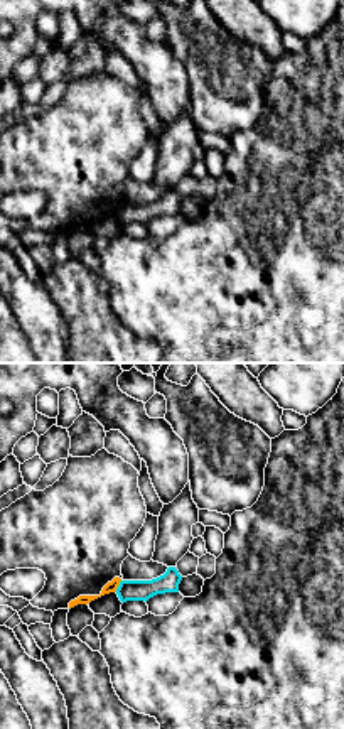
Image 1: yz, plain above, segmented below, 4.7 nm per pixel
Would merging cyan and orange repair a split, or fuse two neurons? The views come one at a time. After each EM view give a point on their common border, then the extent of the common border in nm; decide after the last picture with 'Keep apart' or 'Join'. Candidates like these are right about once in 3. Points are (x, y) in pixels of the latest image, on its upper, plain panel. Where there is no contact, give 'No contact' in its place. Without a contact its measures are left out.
Touches cyan at (118, 208). Shared border 70 nm

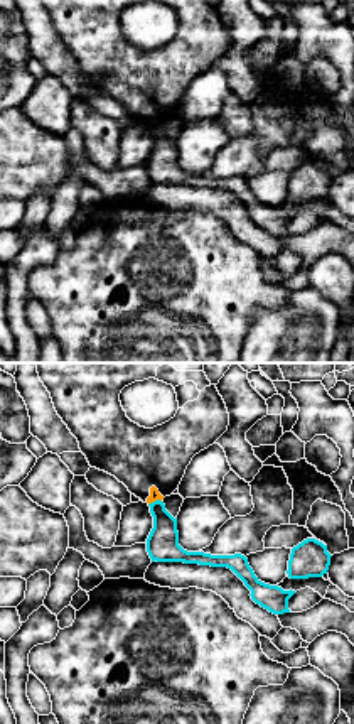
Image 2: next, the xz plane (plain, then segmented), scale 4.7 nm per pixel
Touches cyan at (154, 124). Shared border 70 nm

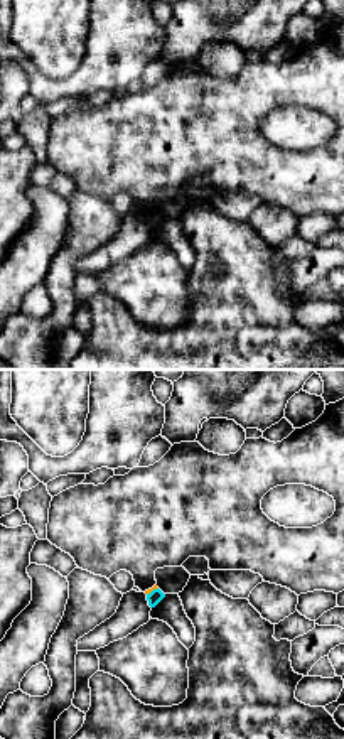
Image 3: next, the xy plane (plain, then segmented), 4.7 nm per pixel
Touches cyan at (154, 211). Shared border 70 nm

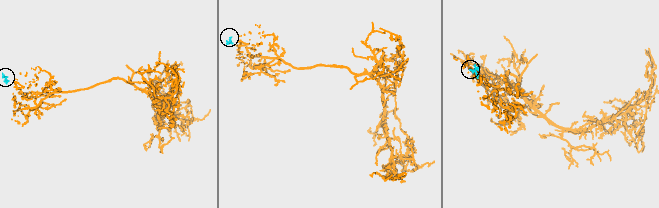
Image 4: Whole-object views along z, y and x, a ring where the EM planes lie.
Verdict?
Keep apart

